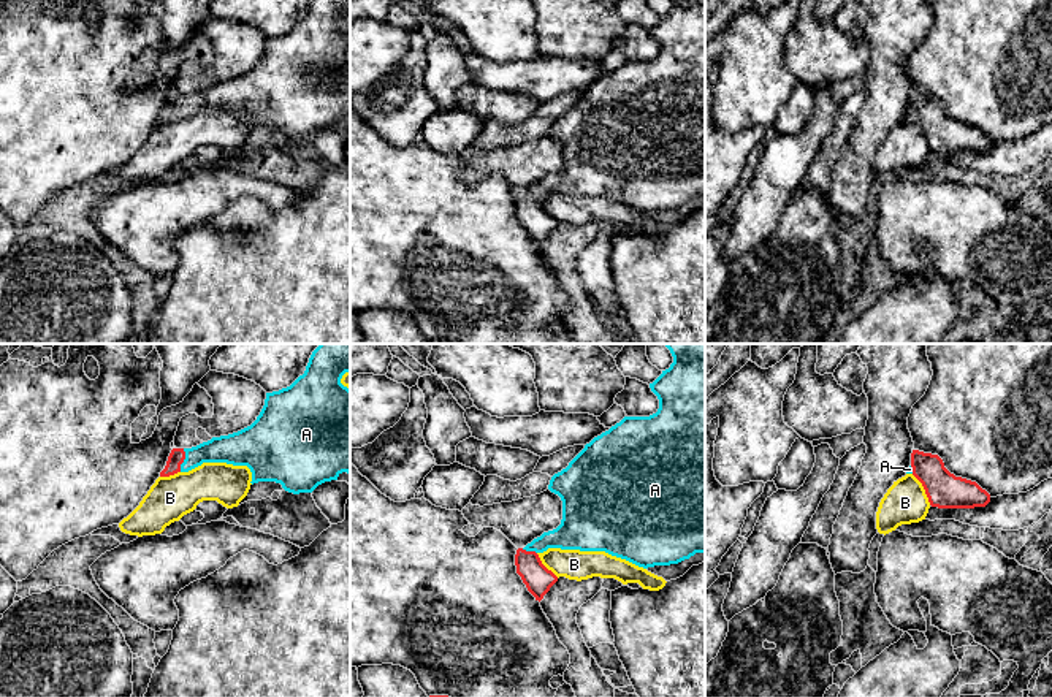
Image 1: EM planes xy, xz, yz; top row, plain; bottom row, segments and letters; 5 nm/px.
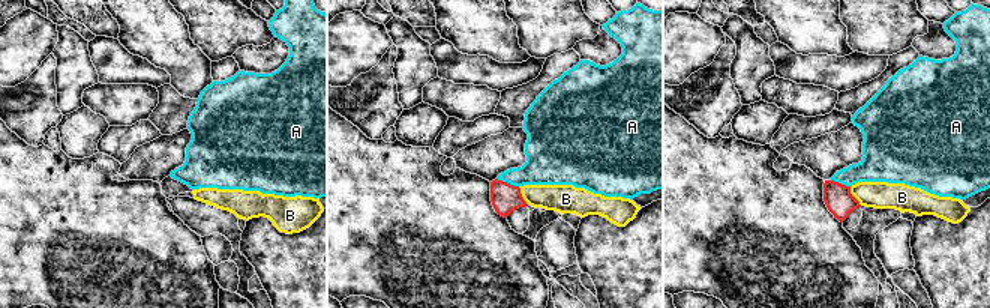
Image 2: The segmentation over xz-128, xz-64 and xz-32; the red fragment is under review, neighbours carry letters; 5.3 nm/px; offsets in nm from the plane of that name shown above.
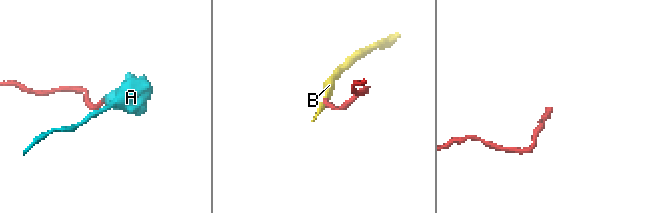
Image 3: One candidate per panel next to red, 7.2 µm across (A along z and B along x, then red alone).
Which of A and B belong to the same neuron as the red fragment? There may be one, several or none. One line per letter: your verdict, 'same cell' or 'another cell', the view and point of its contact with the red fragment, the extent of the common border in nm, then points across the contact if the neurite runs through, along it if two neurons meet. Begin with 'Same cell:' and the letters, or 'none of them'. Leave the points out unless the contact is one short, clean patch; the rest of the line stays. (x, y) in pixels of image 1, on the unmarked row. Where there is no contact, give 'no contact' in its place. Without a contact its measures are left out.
Same cell: A
A: same cell | xy (184, 103) | 120 nm | across xy (178, 100), (184, 103), (232, 94)
B: another cell | yz (924, 133) | 190 nm | along yz (911, 119), (921, 129), (930, 149)

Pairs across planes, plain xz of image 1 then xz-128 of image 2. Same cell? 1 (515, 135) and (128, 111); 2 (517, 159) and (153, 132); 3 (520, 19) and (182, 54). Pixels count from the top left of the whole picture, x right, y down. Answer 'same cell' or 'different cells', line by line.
1: different cells
2: different cells
3: same cell

